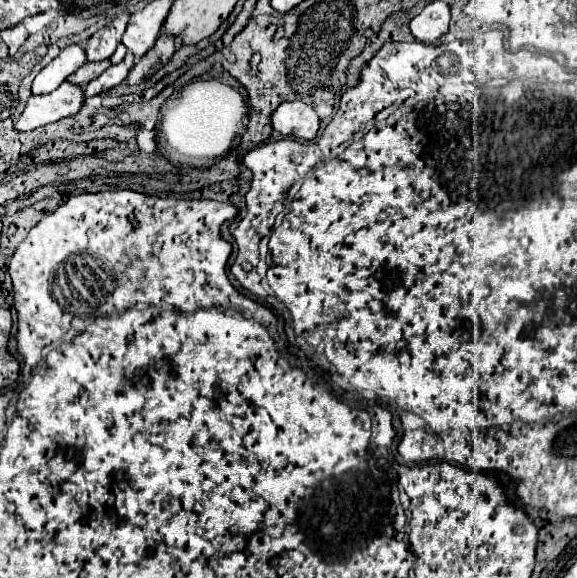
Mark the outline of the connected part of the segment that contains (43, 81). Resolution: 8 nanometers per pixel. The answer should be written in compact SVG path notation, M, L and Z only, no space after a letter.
M80 44L66 46L48 66L44 66L32 82L32 94L46 94L56 90L70 74L74 74L86 62L86 52Z

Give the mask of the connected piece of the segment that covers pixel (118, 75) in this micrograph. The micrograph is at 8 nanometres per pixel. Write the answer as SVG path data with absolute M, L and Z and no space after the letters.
M128 52L126 58L124 58L120 64L110 66L108 70L104 70L96 80L92 80L92 82L86 86L86 98L94 96L94 94L100 94L100 92L104 92L104 90L108 90L108 88L114 88L116 84L124 82L134 64L136 64L136 56Z

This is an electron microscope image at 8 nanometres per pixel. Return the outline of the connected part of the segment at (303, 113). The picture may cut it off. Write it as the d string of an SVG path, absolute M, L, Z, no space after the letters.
M284 102L272 114L272 126L282 136L312 140L320 128L318 114L304 102Z

